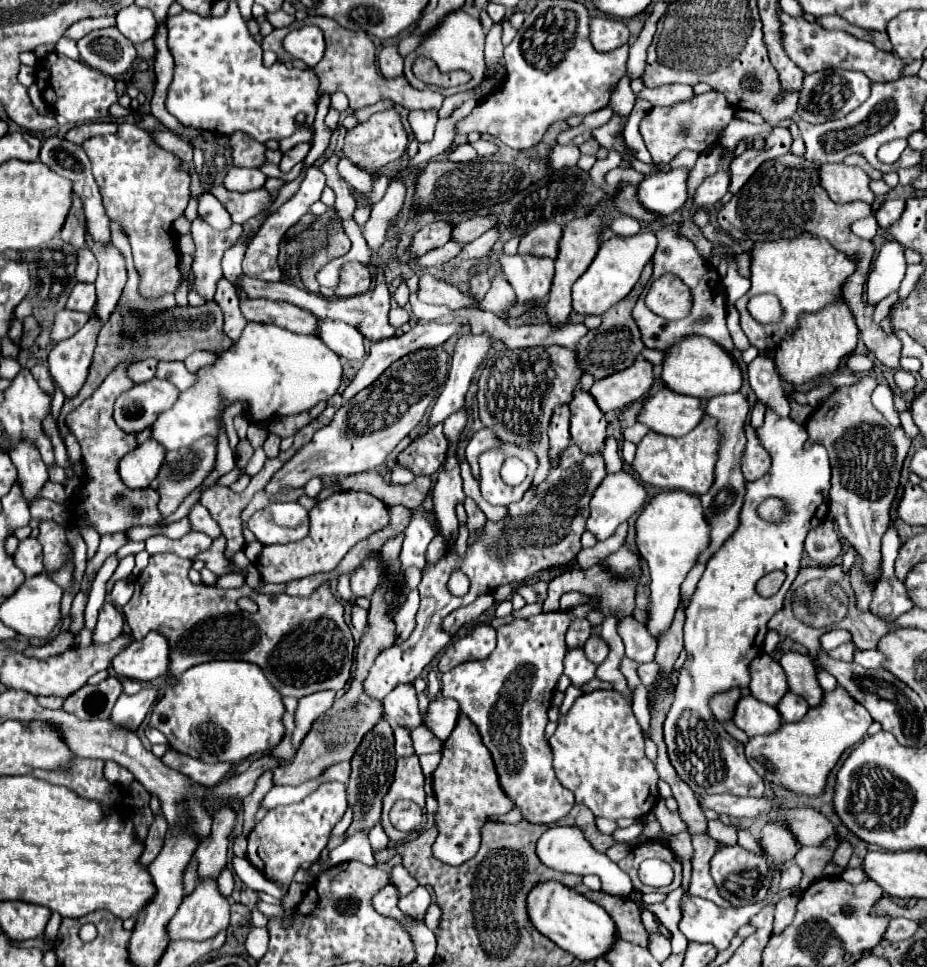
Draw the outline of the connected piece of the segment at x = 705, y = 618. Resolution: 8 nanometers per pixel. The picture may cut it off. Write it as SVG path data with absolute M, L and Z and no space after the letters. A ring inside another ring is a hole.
M769 407L763 425L757 427L755 433L771 457L771 467L761 479L745 485L739 527L709 559L691 597L685 619L687 659L679 669L675 699L663 723L671 765L697 795L763 795L763 779L747 763L743 745L715 721L709 709L709 697L731 687L747 687L747 663L763 651L767 623L783 607L785 593L801 569L803 541L813 527L827 519L831 467L823 445L805 449L805 427L801 423L783 421L783 417ZM769 497L777 497L785 503L785 517L777 523L765 521L757 513L757 507ZM775 569L783 569L787 579L777 595L763 599L757 595L755 583Z

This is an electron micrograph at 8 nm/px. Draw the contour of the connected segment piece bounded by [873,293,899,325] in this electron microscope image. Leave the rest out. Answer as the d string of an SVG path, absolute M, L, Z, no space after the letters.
M893 293L893 295L885 297L885 299L875 307L875 315L873 315L873 319L875 319L873 323L875 323L875 325L879 325L879 323L887 317L887 311L889 311L889 307L893 305L893 301L895 301L897 297L899 297L899 295L897 295L897 293Z

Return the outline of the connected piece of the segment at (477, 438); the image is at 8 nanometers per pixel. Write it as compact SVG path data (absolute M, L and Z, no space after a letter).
M479 429L473 437L471 437L471 441L469 441L469 445L467 445L467 463L471 465L471 471L477 475L479 473L479 465L477 465L477 457L479 457L479 453L483 453L483 451L487 451L487 449L491 449L491 447L495 447L497 445L497 439L495 439L495 433L491 431L491 429Z

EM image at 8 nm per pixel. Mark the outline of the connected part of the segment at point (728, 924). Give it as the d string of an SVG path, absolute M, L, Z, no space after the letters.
M794 887L788 888L786 890L777 892L772 895L768 893L763 903L755 903L755 905L745 905L745 907L737 907L737 909L723 909L723 907L717 907L715 903L707 901L707 899L699 899L699 897L693 897L693 895L685 895L683 897L683 919L679 923L679 929L683 931L683 935L689 939L689 941L695 941L695 943L711 943L715 945L719 951L721 949L727 949L731 939L737 935L739 927L749 923L751 917L755 917L765 905L769 903L778 903L783 897L792 895Z

